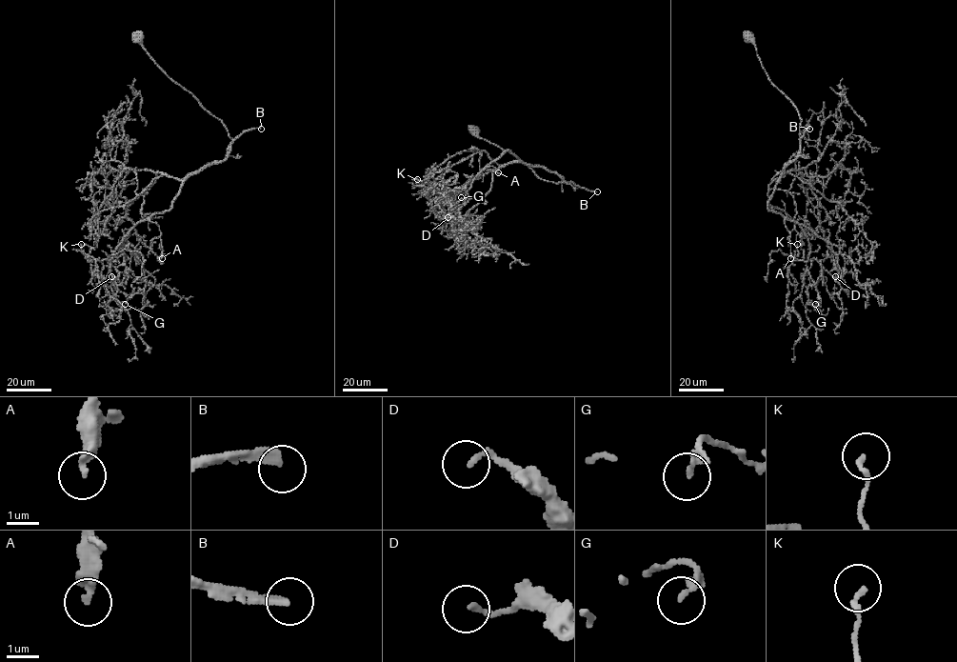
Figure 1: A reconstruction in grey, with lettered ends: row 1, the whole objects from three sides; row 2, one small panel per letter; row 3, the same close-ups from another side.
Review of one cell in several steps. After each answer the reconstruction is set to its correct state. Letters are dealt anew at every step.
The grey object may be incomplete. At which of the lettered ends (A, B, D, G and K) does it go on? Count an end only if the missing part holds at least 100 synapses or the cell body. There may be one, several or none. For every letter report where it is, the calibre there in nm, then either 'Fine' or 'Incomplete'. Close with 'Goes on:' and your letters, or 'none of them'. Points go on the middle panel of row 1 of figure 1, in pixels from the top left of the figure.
A: Place: (498, 172). Thickness 320 nm. Fine
B: Place: (597, 191). Thickness 280 nm. Incomplete
D: Place: (448, 217). Thickness 180 nm. Fine
G: Place: (461, 197). Thickness 130 nm. Fine
K: Place: (417, 179). Thickness 180 nm. Fine
Goes on: B

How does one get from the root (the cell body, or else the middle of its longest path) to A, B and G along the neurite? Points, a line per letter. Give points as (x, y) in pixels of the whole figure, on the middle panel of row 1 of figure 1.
A: (473, 130), (541, 179), (568, 182), (525, 164), (509, 150), (486, 167), (498, 172)
B: (473, 130), (478, 137), (514, 155), (541, 179), (556, 183), (571, 182), (597, 191)
G: (473, 130), (541, 179), (568, 182), (507, 150), (462, 189), (446, 190), (454, 203), (461, 197)

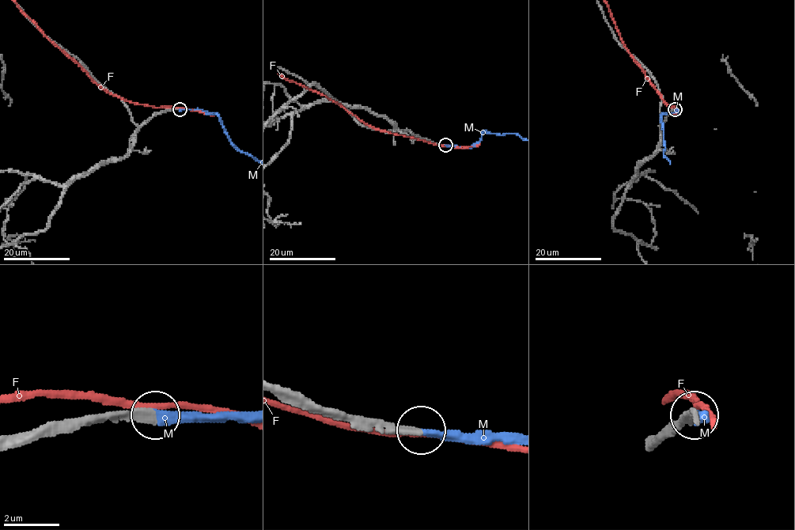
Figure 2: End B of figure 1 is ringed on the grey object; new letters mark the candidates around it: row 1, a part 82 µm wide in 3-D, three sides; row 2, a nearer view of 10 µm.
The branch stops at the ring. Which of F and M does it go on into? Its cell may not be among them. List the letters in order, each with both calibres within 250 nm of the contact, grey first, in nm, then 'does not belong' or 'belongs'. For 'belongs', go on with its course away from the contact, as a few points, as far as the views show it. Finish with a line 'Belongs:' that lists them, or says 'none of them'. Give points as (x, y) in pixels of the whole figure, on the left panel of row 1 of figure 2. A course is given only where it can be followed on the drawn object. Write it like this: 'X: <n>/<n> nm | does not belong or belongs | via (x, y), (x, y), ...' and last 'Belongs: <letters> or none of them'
F: 320/240 nm | does not belong
M: 300/300 nm | belongs
Belongs: M

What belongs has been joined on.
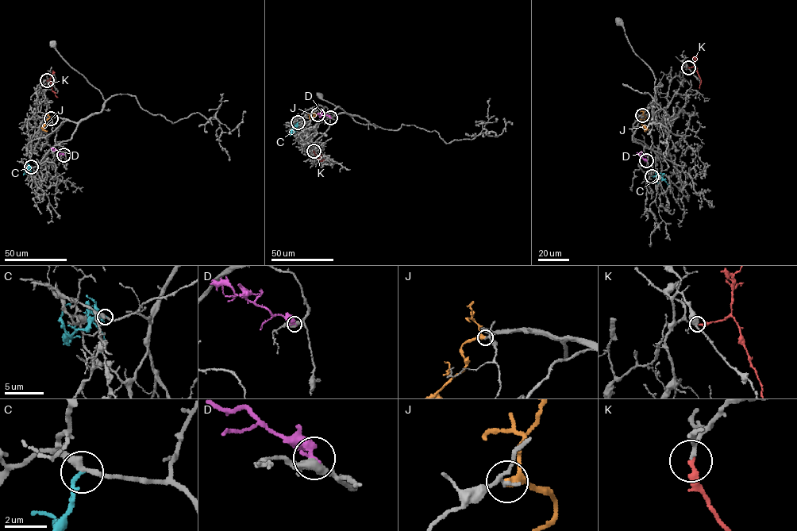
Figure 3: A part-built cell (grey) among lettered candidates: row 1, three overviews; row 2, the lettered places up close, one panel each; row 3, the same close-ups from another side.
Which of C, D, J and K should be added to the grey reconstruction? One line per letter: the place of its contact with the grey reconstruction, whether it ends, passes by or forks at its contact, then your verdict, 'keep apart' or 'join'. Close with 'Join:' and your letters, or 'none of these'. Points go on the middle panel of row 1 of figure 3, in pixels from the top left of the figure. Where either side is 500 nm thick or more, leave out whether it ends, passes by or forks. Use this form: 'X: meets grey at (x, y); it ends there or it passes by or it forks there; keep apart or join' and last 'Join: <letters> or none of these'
C: meets grey at (298, 122); it ends there; keep apart
D: meets grey at (330, 117); it ends there; keep apart
J: meets grey at (317, 114); it passes by; keep apart
K: meets grey at (313, 151); it ends there; join
Join: K

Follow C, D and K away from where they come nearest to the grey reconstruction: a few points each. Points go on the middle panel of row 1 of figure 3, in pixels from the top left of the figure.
C: (298, 122), (290, 136)
D: (330, 117), (317, 113)
K: (313, 151), (319, 161), (324, 159)

